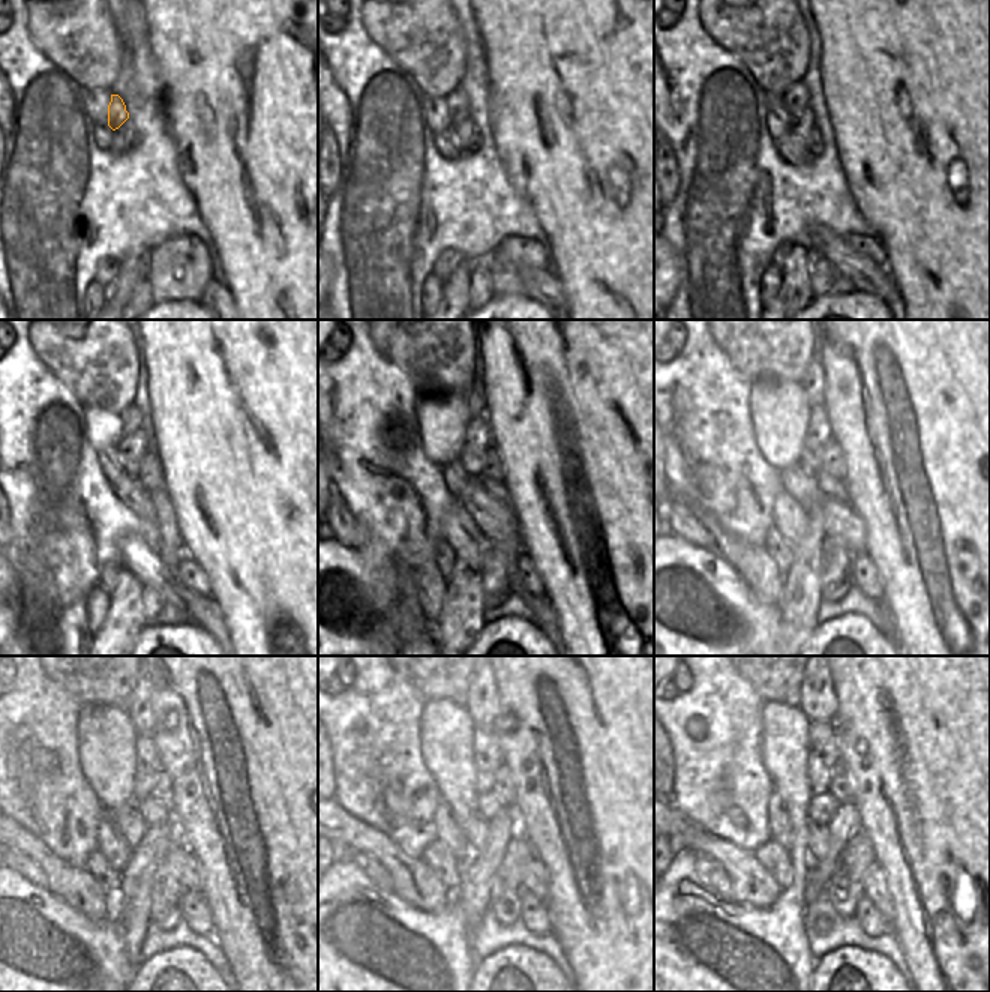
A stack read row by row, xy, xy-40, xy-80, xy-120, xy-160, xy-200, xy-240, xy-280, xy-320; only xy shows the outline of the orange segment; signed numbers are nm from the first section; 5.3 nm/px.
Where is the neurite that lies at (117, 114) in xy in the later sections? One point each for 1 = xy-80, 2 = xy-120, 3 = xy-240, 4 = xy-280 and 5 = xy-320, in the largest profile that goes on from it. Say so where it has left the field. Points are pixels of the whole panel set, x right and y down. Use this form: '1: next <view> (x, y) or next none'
1: next xy-80 (795, 98)
2: next xy-120 (131, 416)
3: next xy-240 (141, 710)
4: next xy-280 (482, 704)
5: next xy-320 (818, 700)

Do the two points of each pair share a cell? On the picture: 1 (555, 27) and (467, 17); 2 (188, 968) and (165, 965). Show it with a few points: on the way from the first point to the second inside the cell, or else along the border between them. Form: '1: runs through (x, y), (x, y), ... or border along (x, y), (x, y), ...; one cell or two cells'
1: border along (473, 15), (482, 47), (486, 51); two cells
2: runs through (182, 968), (171, 965); one cell

